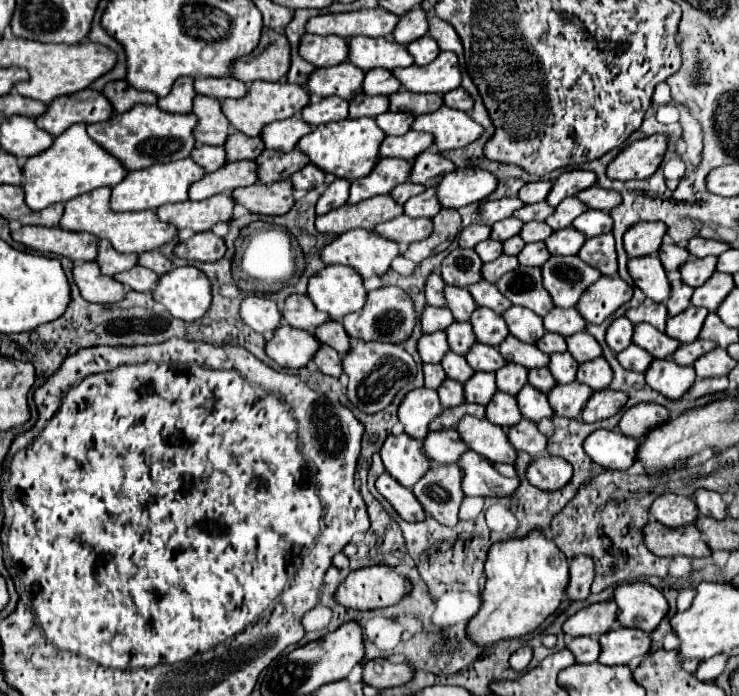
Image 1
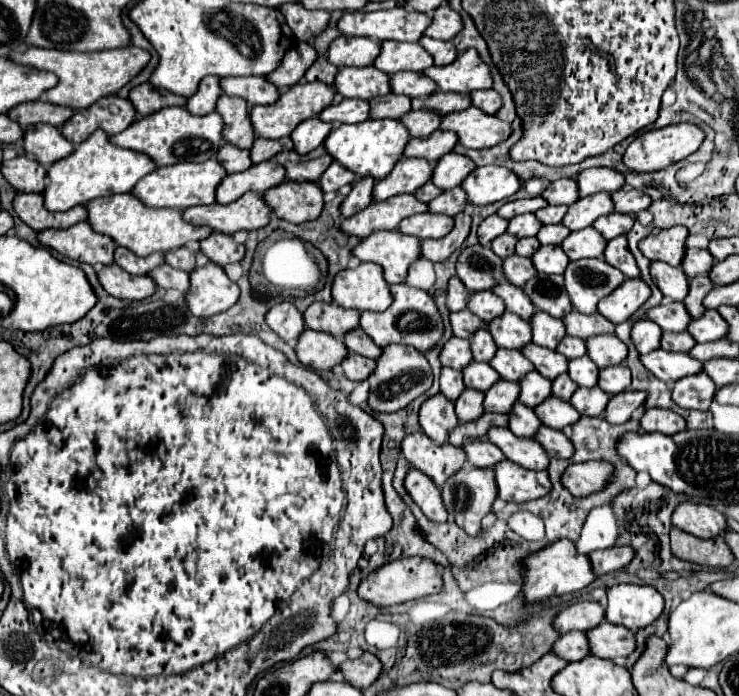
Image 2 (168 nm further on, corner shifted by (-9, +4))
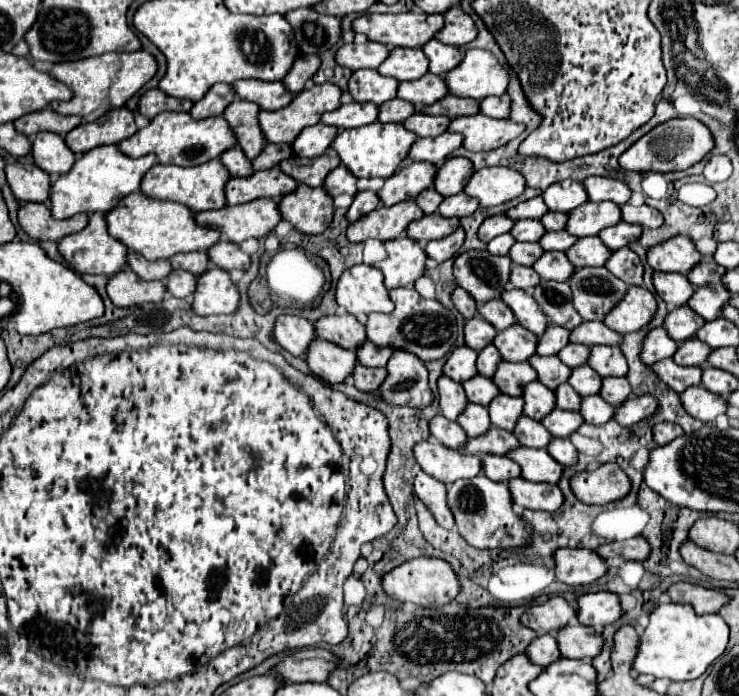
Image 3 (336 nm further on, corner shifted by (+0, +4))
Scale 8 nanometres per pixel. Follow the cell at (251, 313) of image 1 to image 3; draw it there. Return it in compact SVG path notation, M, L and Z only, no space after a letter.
M281 316L275 324L275 340L293 356L303 356L315 340L315 326L299 316Z

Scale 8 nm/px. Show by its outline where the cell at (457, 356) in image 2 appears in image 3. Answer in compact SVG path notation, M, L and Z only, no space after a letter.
M461 346L451 352L443 372L445 372L445 376L453 378L455 382L465 382L477 374L475 362L477 362L477 352L471 350L469 346Z

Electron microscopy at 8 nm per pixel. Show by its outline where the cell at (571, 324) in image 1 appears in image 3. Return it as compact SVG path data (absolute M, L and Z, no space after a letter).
M583 322L581 328L571 332L571 342L585 346L619 346L623 342L623 336L607 328L603 322Z

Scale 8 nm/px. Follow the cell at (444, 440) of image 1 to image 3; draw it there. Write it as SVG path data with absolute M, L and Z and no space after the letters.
M485 456L483 458L483 472L493 480L493 482L509 482L513 478L521 476L521 468L517 462L511 458L501 458L501 456Z

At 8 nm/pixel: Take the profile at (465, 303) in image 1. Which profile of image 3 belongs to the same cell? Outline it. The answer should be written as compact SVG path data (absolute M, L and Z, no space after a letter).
M489 300L489 304L479 308L479 314L487 322L491 322L497 330L505 330L517 322L513 316L513 310L503 300Z

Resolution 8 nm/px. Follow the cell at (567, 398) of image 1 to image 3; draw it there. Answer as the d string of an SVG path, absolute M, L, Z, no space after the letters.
M587 396L587 398L583 398L579 412L585 418L585 422L589 422L589 424L605 424L605 422L613 420L615 406L607 404L601 396Z

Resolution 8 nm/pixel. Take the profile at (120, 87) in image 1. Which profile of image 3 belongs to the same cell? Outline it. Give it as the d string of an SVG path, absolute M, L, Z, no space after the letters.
M159 88L149 90L145 96L141 96L139 100L139 114L147 116L147 118L155 118L161 112L167 110L175 110L175 112L189 112L193 108L191 100L179 100L173 96L167 96L165 92L161 92Z

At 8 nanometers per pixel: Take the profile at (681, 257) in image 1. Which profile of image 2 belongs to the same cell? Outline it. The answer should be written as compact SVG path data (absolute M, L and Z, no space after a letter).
M686 248L682 258L682 270L688 278L694 278L698 274L708 274L710 268L712 268L712 256L708 250Z

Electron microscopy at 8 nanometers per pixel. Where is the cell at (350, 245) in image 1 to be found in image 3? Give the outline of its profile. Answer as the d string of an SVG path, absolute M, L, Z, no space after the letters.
M407 236L385 242L385 248L389 254L387 260L375 266L383 272L387 290L401 288L401 286L411 288L415 280L425 274L425 260L427 260L425 250L421 248L419 242Z

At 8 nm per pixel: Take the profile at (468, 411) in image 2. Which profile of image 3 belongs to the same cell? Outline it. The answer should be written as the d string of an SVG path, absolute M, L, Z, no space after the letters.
M469 404L469 408L465 408L465 416L461 416L459 424L465 428L469 438L477 438L491 428L489 412L487 412L487 408L481 408L479 404Z

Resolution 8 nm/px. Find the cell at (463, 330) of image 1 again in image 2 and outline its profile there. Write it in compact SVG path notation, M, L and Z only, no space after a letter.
M478 328L470 336L470 348L472 348L472 358L476 362L490 362L494 352L498 350L498 346L494 344L494 340L486 328Z

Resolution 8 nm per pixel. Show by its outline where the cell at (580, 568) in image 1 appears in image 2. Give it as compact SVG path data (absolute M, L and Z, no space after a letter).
M620 546L620 548L606 548L606 550L594 550L588 554L592 570L596 576L604 576L610 570L622 570L630 560L632 560L634 552L628 546Z

